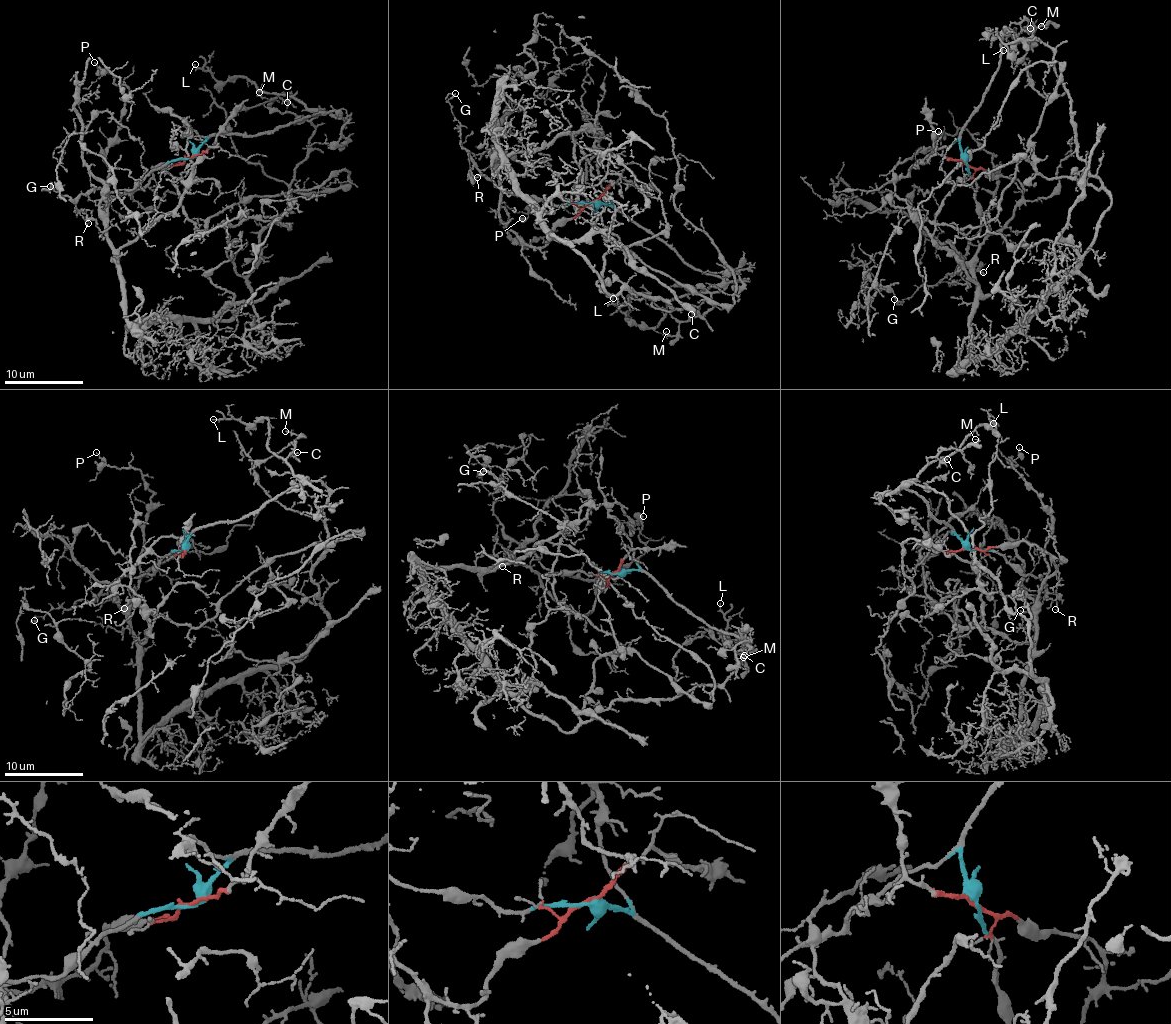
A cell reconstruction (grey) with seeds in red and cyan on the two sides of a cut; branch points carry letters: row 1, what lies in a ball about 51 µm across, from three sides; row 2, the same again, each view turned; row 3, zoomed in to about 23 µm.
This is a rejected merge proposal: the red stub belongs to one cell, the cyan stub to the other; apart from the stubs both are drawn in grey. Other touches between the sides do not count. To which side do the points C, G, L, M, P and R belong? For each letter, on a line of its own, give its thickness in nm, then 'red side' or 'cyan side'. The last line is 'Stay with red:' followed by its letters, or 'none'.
C: calibre 140 nm; cyan side
G: calibre 160 nm; cyan side
L: calibre 120 nm; cyan side
M: calibre 90 nm; cyan side
P: calibre 100 nm; red side
R: calibre 100 nm; cyan side
Stay with red: P

